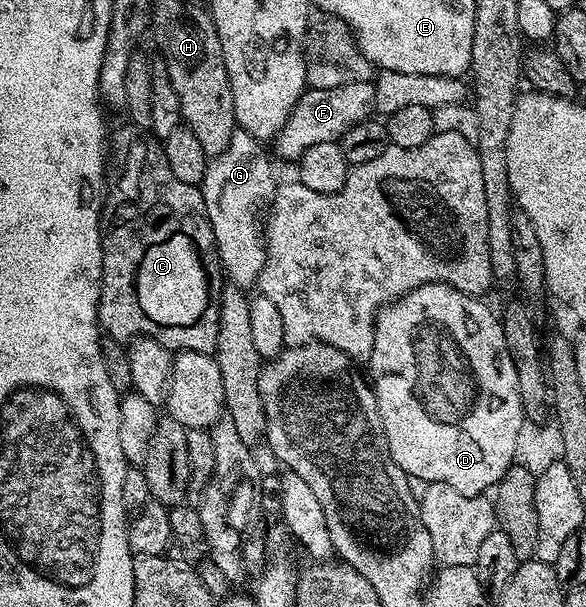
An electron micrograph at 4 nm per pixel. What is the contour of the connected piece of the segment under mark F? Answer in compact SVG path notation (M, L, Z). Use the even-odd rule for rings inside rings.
M357 81L356 83L344 83L340 87L331 89L307 88L300 95L300 99L290 112L290 118L284 123L278 136L273 138L273 152L283 157L290 163L297 162L298 156L315 143L328 143L337 141L356 124L357 121L365 121L371 116L374 109L374 86L370 81Z

